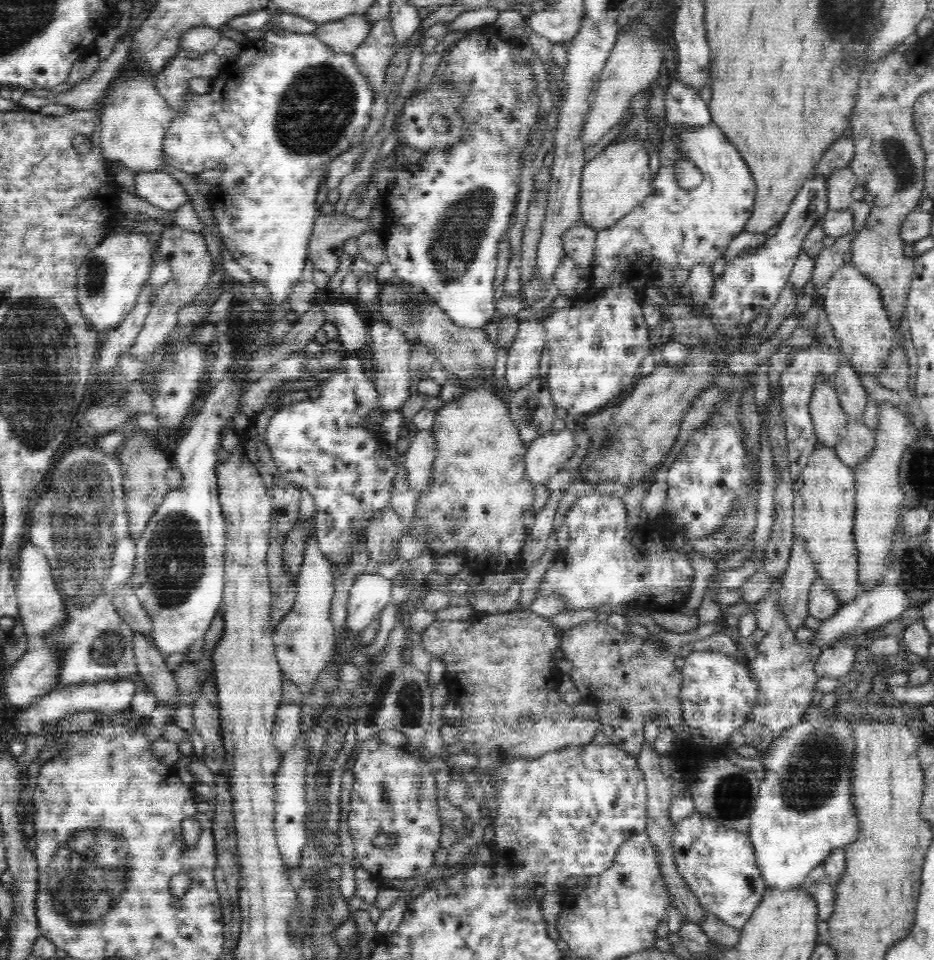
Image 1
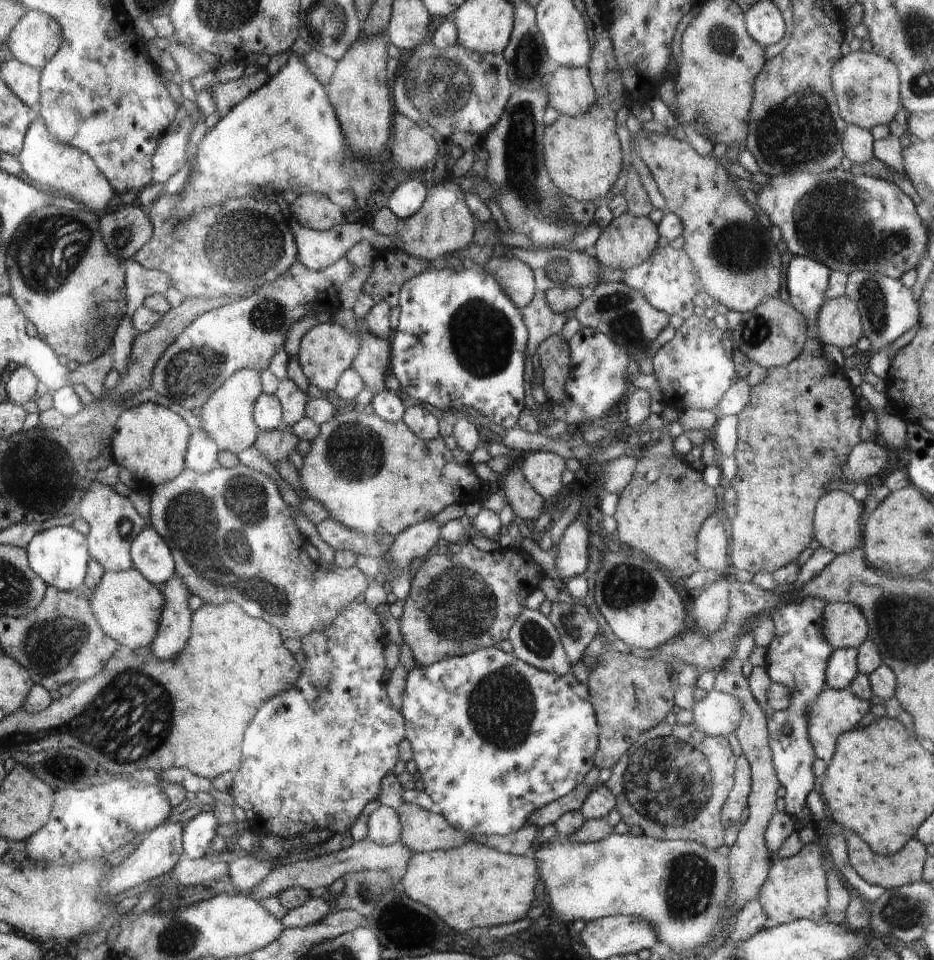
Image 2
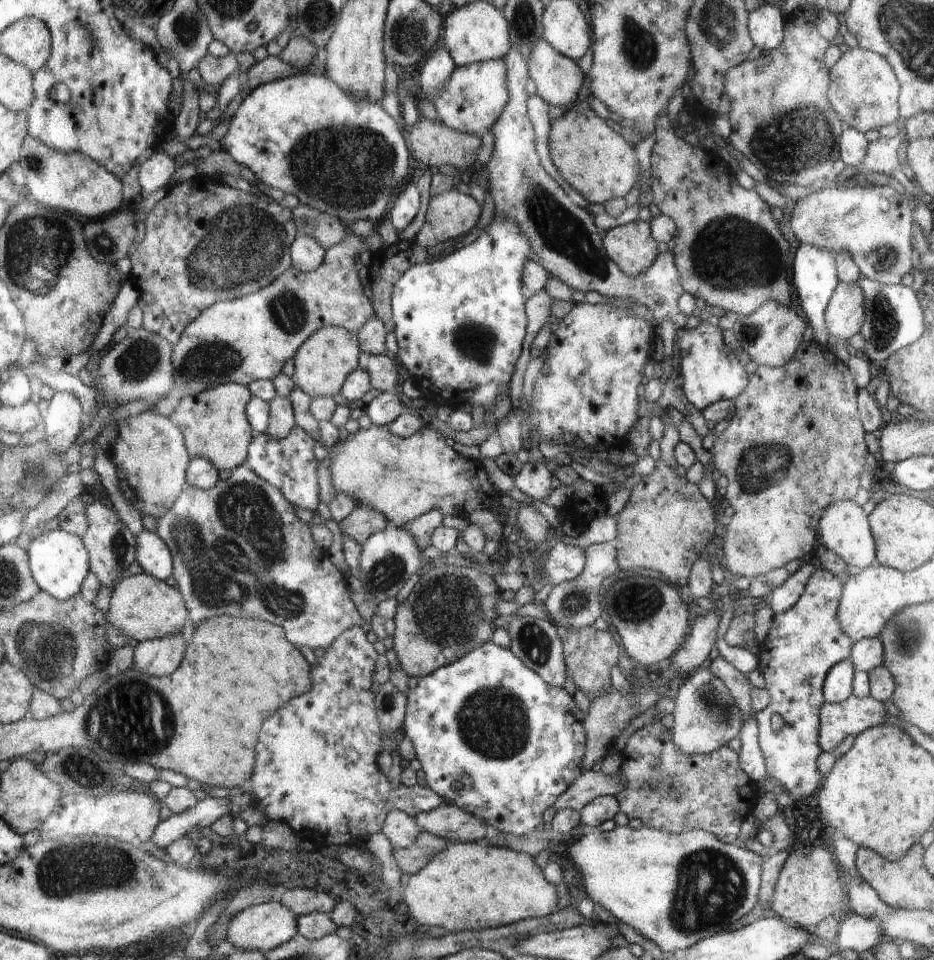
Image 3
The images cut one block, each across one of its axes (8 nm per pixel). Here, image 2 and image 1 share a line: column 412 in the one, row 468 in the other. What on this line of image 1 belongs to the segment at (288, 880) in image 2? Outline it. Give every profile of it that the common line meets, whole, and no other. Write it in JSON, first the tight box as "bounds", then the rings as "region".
{"bounds":[835,419,875,470],"region":[[[847,419],[846,430],[844,440],[835,446],[835,451],[842,463],[854,470],[862,459],[867,459],[875,447],[875,432],[864,425],[862,420],[857,422],[852,419]]]}

